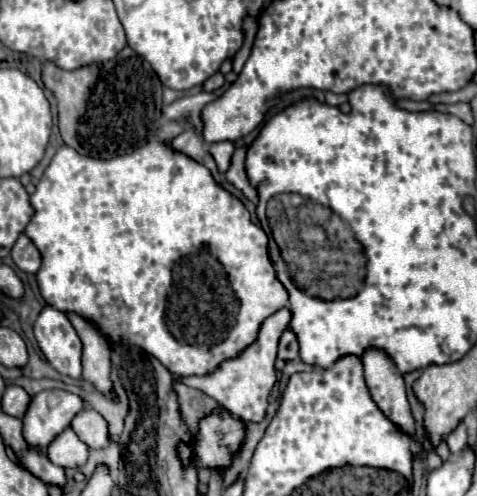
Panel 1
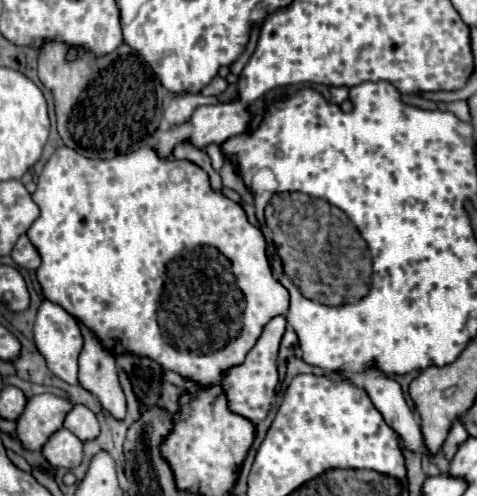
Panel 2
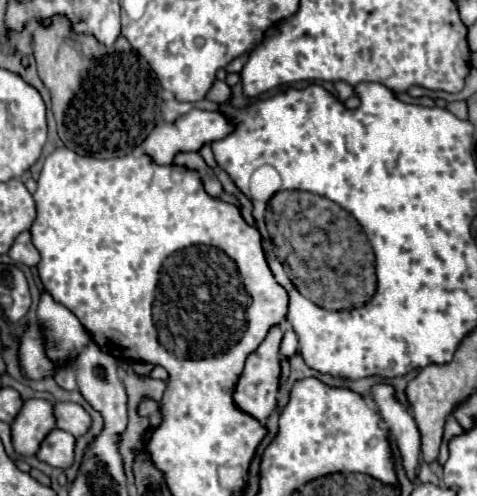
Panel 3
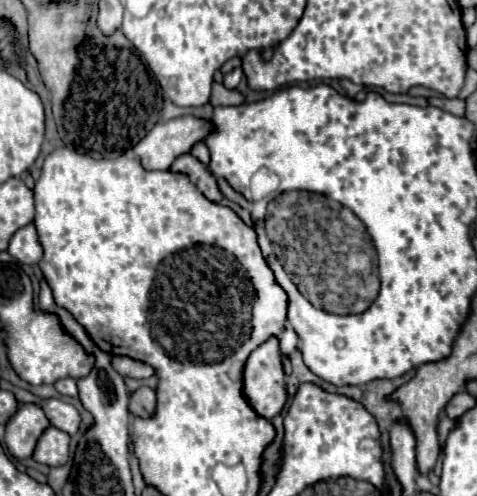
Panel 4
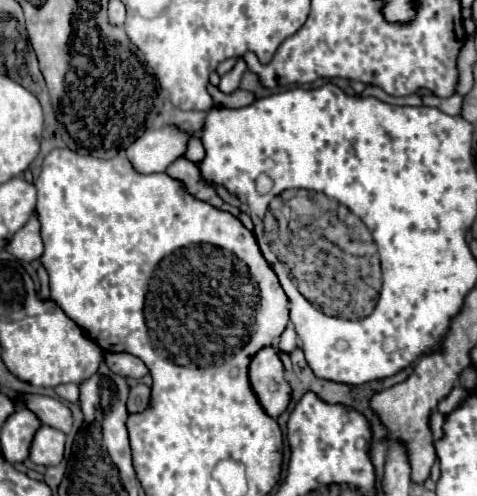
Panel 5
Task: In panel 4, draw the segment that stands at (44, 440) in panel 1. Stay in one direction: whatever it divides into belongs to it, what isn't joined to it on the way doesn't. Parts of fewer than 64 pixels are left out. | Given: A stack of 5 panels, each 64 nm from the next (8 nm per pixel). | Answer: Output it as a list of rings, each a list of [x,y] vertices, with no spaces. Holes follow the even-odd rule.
[[[22,404],[6,424],[4,442],[8,446],[8,454],[16,460],[30,458],[38,436],[48,426],[50,424],[38,404]]]

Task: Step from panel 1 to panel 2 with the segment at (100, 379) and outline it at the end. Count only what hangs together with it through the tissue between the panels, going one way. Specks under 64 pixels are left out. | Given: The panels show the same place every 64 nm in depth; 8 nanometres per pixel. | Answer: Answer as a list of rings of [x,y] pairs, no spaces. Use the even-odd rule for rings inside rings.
[[[80,324],[80,328],[84,334],[84,348],[78,358],[78,382],[106,412],[110,412],[114,420],[124,420],[126,396],[118,380],[116,360],[102,348],[98,338],[84,324]]]

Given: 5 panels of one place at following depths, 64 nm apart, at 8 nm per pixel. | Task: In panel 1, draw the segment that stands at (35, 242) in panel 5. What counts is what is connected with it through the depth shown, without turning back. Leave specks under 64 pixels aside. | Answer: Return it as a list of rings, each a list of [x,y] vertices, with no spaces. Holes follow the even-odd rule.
[[[20,234],[20,238],[16,240],[10,256],[12,256],[14,264],[24,272],[36,274],[38,268],[40,268],[40,252],[26,234]]]

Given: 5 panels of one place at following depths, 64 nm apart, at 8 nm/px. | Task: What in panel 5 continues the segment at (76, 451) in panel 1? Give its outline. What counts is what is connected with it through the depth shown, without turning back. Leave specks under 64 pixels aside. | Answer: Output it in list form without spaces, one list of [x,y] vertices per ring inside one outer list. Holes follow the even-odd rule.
[[[40,426],[30,446],[30,460],[42,466],[56,466],[64,456],[66,436],[50,426]]]

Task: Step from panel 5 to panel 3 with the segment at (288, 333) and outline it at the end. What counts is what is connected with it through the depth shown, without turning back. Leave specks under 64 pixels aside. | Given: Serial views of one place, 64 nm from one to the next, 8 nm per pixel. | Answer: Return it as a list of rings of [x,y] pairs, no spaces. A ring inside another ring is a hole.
[[[284,324],[282,328],[284,328],[284,338],[282,338],[282,344],[280,344],[280,354],[292,356],[292,354],[298,352],[298,336],[288,324]]]

